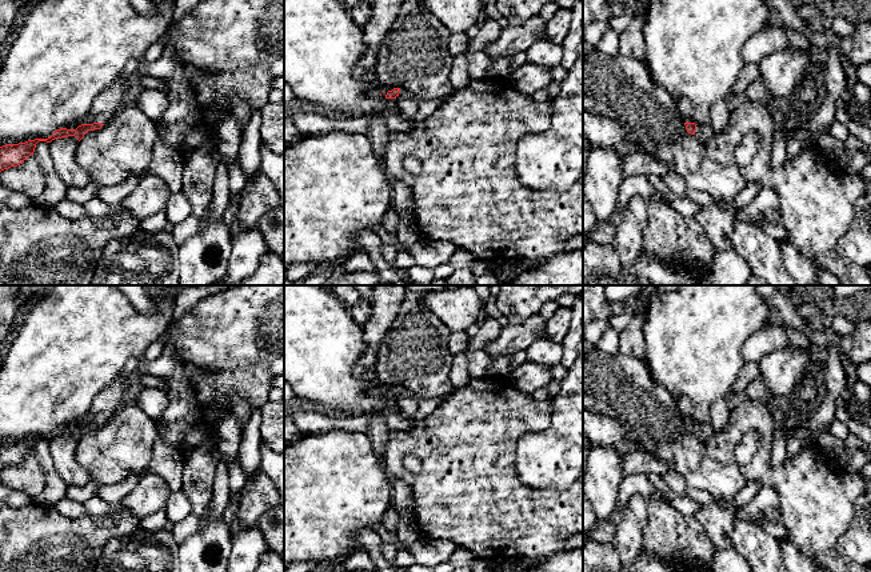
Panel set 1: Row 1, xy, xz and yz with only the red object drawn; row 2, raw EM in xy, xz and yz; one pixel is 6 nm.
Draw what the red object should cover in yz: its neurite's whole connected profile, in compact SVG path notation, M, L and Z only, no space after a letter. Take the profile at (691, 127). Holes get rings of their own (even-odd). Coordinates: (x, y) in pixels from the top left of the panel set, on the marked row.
M680 99L676 103L676 105L678 105L679 113L682 116L682 120L686 125L687 132L691 135L695 135L696 124L695 124L694 109L692 109L691 104L686 99Z

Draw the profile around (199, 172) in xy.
M205 141L191 151L183 168L183 193L192 205L192 215L200 217L212 200L212 187L221 161L216 143Z

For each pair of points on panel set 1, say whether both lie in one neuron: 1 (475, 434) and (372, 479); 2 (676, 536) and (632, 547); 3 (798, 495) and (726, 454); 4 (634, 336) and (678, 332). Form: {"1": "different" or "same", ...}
{"1": "different", "2": "different", "3": "same", "4": "different"}

